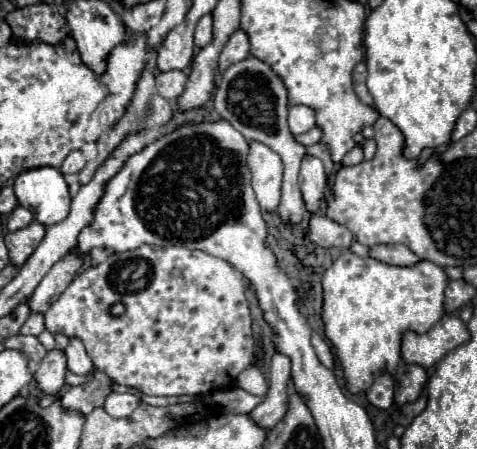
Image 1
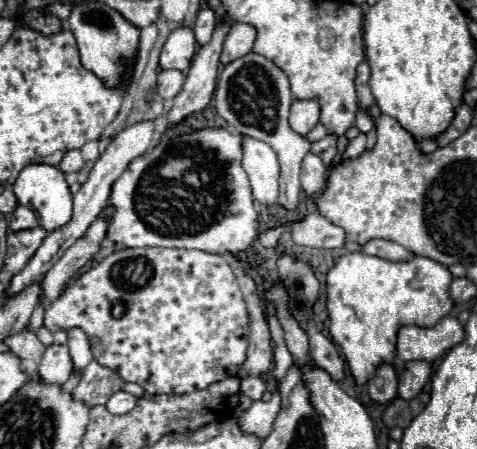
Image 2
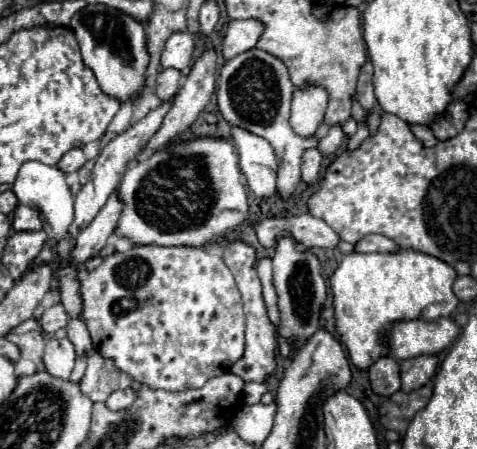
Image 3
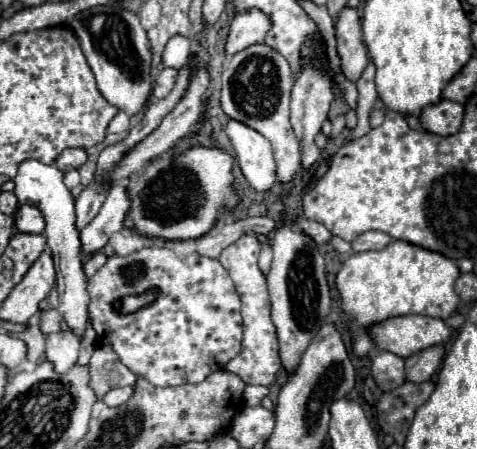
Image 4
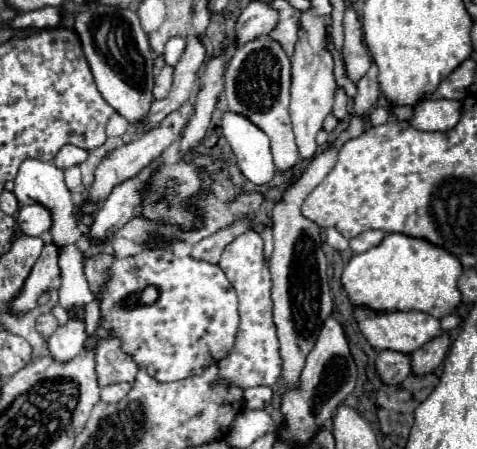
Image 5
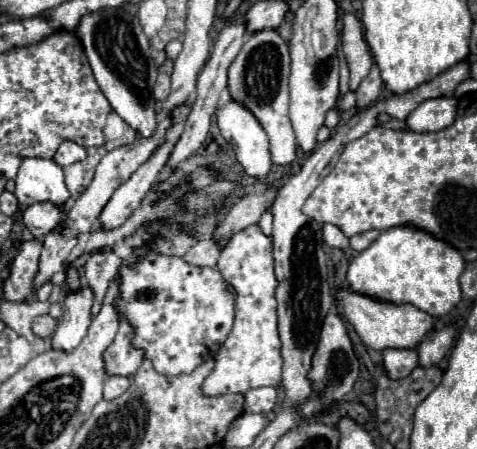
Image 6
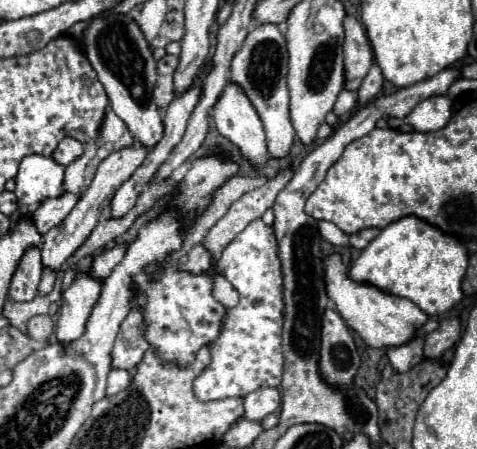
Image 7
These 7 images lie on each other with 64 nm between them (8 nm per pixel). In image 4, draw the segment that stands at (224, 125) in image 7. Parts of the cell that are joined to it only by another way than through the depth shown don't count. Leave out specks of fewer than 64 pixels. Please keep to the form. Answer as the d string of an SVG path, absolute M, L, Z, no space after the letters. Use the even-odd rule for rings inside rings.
M228 118L226 134L236 150L236 160L248 184L256 190L268 190L276 182L276 164L268 140L240 120Z

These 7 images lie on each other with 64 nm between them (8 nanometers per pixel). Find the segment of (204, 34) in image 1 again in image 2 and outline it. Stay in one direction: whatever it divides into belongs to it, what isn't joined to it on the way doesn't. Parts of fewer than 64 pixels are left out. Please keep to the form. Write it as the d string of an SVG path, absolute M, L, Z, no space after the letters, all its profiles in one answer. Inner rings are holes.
M206 6L206 8L200 10L196 26L194 26L194 34L196 34L198 44L208 44L210 38L212 38L214 28L216 28L216 12Z

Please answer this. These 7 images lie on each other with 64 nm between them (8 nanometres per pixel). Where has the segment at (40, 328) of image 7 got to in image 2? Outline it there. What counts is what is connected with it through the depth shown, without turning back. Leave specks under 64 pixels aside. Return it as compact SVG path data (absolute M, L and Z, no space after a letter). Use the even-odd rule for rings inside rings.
M126 248L120 252L112 252L102 262L98 262L88 272L84 272L72 286L68 286L60 294L60 298L50 308L46 308L44 328L48 328L50 332L56 332L56 330L68 330L72 326L80 326L86 332L90 346L92 346L94 360L118 372L126 382L140 384L148 394L186 394L186 392L202 390L212 382L224 380L226 376L234 376L236 368L246 360L248 314L246 314L246 306L244 306L236 276L230 268L230 260L222 254L210 254L210 252L200 252L200 250L180 250L180 248ZM118 302L122 302L122 310L116 312L114 308Z

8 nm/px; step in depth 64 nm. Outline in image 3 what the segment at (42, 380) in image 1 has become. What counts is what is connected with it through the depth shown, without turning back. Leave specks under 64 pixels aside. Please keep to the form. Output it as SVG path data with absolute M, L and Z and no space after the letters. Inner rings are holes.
M48 338L44 352L44 368L56 378L70 378L76 350L68 338Z

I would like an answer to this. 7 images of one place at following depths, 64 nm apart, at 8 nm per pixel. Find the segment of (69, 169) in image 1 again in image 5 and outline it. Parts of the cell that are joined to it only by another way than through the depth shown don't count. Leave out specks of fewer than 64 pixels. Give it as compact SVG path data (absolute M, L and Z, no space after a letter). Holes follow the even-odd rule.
M66 144L58 150L56 158L54 158L54 164L58 168L70 168L70 166L76 166L76 164L82 164L84 160L88 158L88 152L84 148L78 148L78 146L72 146L72 144Z

